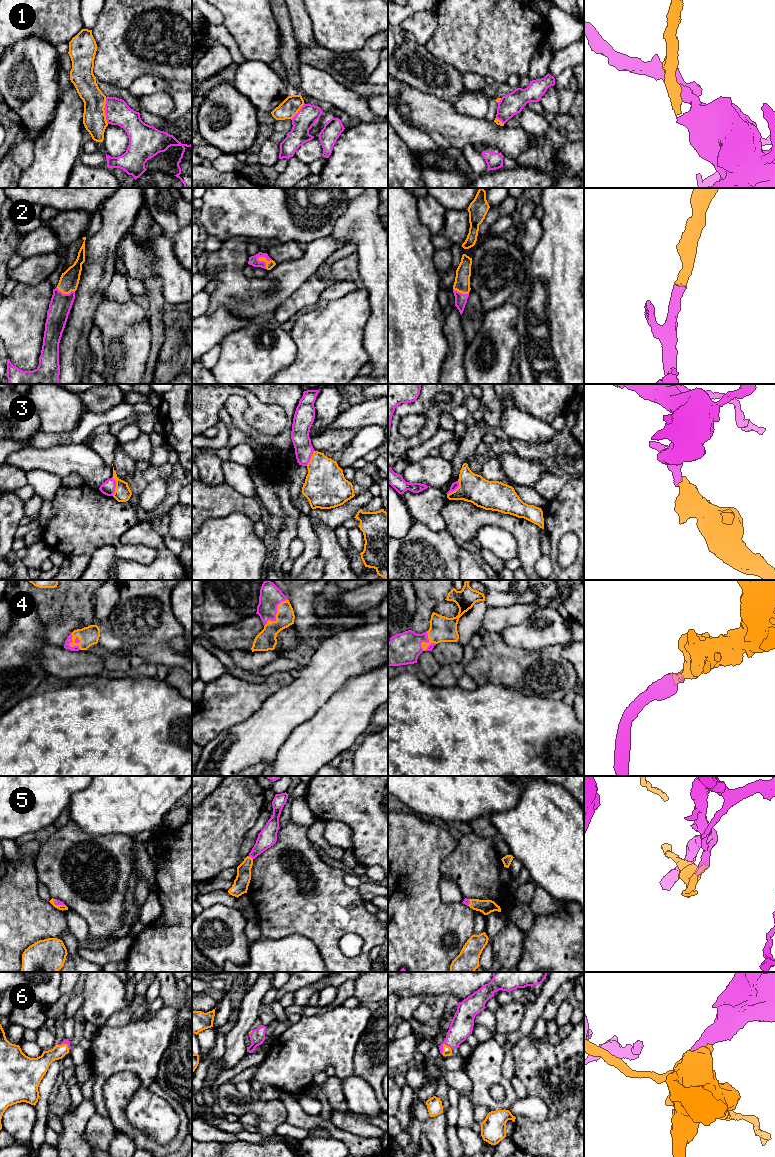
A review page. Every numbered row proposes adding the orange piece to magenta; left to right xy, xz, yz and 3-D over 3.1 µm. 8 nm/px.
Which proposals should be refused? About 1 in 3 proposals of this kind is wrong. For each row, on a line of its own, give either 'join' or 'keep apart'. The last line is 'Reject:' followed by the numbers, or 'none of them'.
1: join
2: join
3: keep apart
4: join
5: keep apart
6: join
Reject: 3, 5

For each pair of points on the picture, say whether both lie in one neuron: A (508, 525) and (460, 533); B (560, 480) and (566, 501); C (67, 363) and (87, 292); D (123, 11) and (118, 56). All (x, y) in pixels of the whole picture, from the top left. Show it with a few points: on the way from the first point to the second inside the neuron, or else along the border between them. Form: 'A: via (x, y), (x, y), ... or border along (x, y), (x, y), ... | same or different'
A: via (496, 519), (474, 519), (472, 521) | same
B: border along (573, 477), (548, 502) | different
C: via (74, 345), (75, 334), (83, 310) | same
D: via (123, 22), (121, 45) | same

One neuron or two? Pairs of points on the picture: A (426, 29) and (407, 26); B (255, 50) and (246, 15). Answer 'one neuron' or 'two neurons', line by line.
A: one neuron
B: one neuron

